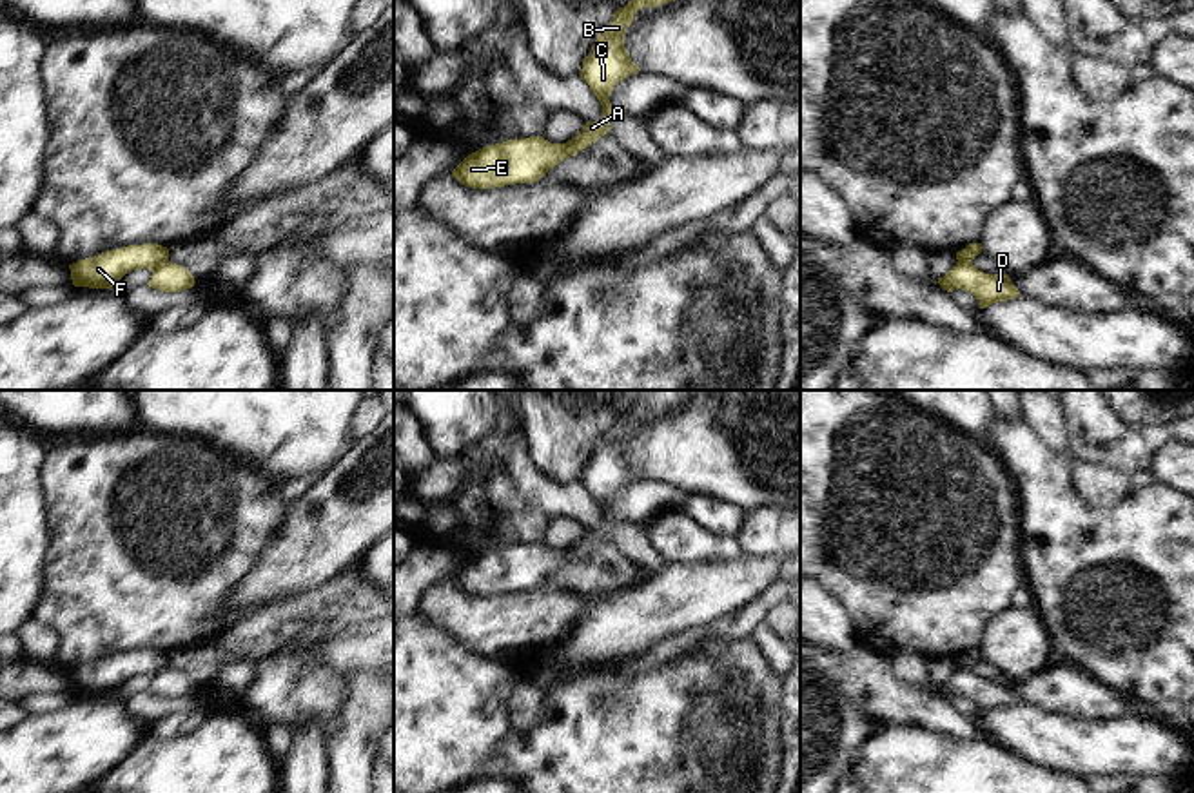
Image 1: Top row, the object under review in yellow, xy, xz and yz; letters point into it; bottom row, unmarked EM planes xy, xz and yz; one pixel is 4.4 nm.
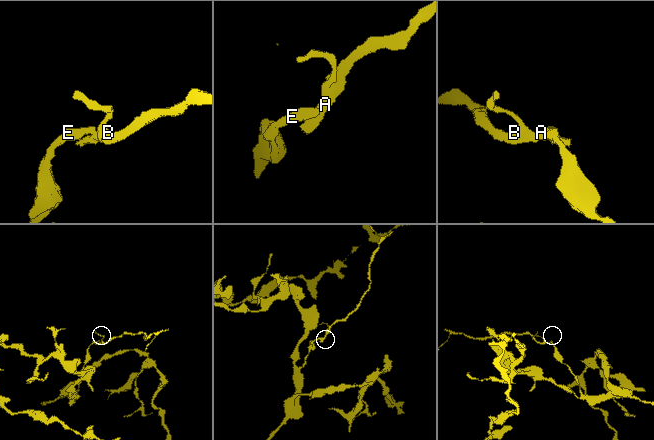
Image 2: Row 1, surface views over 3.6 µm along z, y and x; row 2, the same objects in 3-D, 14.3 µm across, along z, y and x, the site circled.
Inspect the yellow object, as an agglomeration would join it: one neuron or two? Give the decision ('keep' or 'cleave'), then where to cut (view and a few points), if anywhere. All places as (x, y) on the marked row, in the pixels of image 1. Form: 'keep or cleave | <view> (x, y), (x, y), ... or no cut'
cleave | xy (167, 260), (153, 271)

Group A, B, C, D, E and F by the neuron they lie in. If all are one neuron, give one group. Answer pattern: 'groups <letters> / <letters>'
groups A B C D / E F

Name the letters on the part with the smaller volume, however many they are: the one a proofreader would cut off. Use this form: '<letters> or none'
A, B, C, D

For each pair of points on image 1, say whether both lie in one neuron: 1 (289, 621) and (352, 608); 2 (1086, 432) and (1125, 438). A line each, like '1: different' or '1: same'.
1: same
2: same

